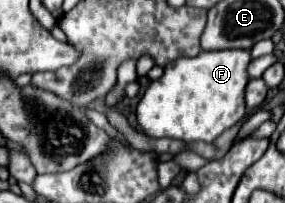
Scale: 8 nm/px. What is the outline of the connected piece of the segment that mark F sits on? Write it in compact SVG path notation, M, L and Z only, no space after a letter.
M201 51L197 57L181 57L165 67L163 77L151 81L137 105L137 121L143 133L151 139L173 137L191 145L195 141L213 143L223 131L233 127L245 117L243 91L249 81L247 65L251 61L249 51Z

